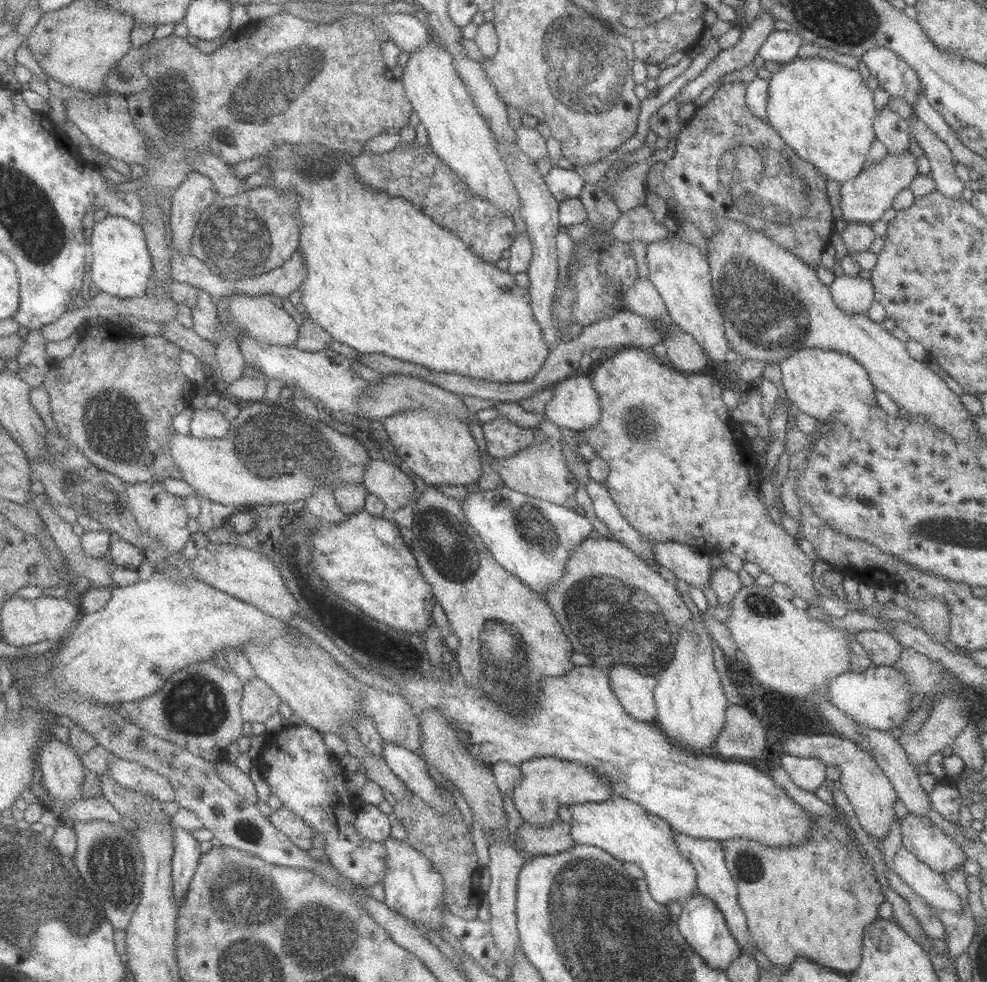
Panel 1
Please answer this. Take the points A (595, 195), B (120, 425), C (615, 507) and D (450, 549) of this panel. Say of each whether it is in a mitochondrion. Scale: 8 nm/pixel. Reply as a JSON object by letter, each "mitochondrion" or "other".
{"A":"other","B":"mitochondrion","C":"other","D":"mitochondrion"}

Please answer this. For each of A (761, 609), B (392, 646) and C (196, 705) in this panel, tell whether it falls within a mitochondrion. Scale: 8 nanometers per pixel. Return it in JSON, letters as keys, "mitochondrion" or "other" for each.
{"A":"mitochondrion","B":"other","C":"mitochondrion"}

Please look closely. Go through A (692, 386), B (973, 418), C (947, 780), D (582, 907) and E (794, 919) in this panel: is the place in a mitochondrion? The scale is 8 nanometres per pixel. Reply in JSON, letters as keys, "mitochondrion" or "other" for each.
{"A":"other","B":"other","C":"other","D":"mitochondrion","E":"other"}

